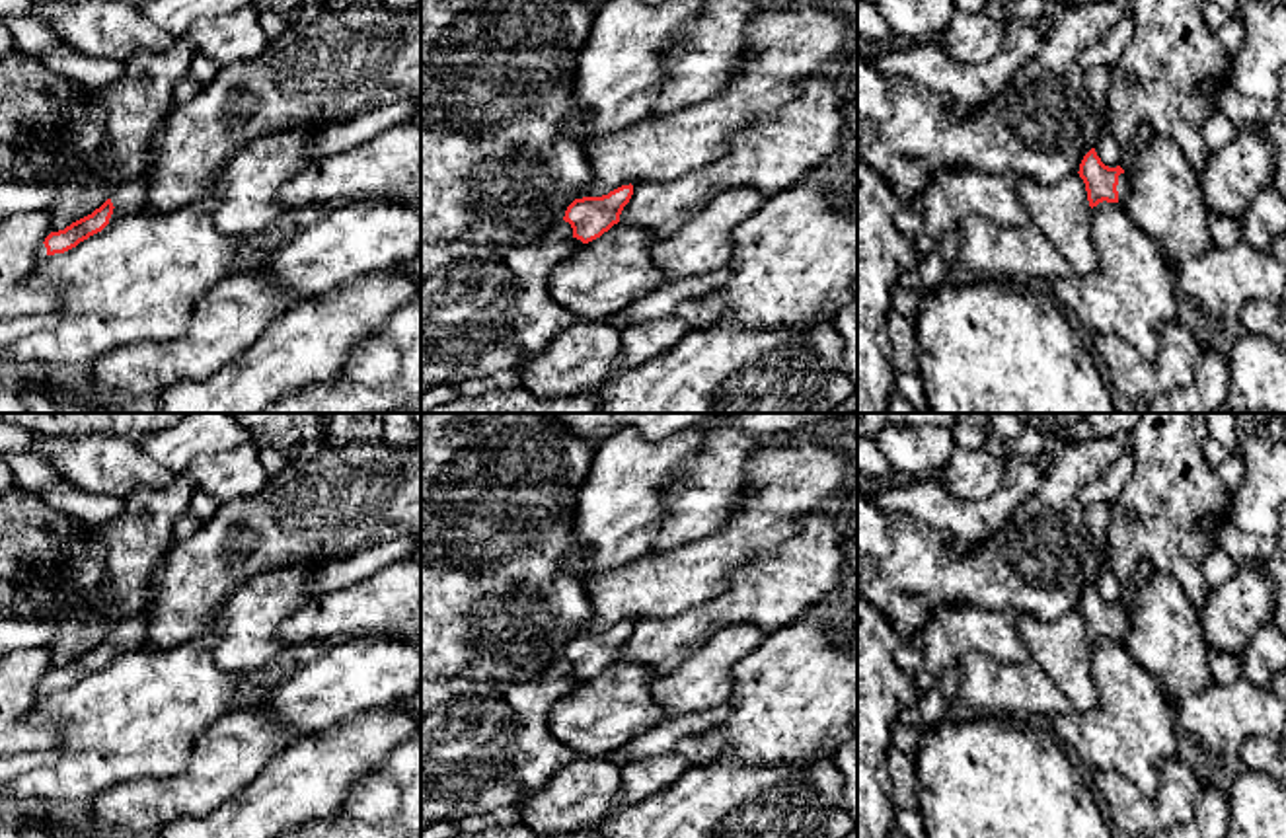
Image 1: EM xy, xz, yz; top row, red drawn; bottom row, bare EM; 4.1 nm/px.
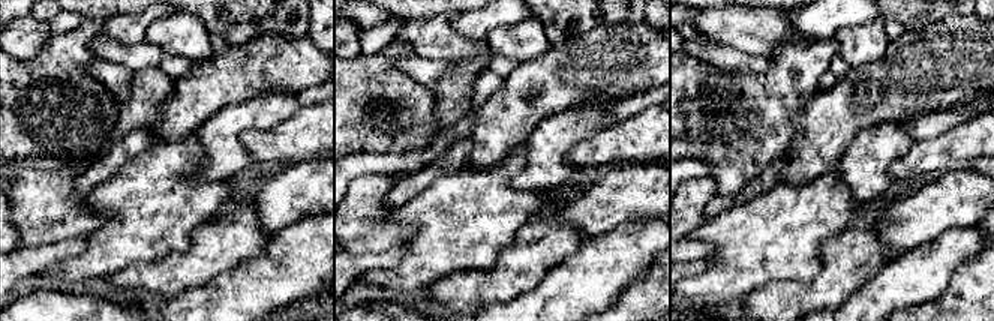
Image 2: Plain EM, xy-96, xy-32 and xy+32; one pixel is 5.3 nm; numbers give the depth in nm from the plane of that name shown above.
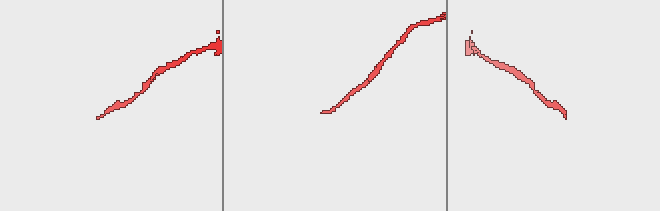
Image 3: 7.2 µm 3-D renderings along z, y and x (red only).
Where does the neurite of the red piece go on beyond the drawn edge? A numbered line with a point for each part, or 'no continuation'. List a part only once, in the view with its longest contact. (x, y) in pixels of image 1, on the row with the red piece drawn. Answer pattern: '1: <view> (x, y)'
1: yz (1123, 188)

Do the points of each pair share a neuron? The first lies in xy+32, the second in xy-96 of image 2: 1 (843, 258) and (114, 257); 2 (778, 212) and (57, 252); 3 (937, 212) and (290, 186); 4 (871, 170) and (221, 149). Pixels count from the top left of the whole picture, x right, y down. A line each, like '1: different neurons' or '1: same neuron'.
1: different neurons
2: different neurons
3: same neuron
4: same neuron

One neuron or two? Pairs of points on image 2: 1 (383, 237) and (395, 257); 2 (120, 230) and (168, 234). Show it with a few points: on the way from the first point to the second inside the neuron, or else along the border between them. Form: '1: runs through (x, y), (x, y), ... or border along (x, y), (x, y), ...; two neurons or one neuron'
1: border along (401, 243), (390, 249); two neurons
2: runs through (132, 230), (156, 230); one neuron

